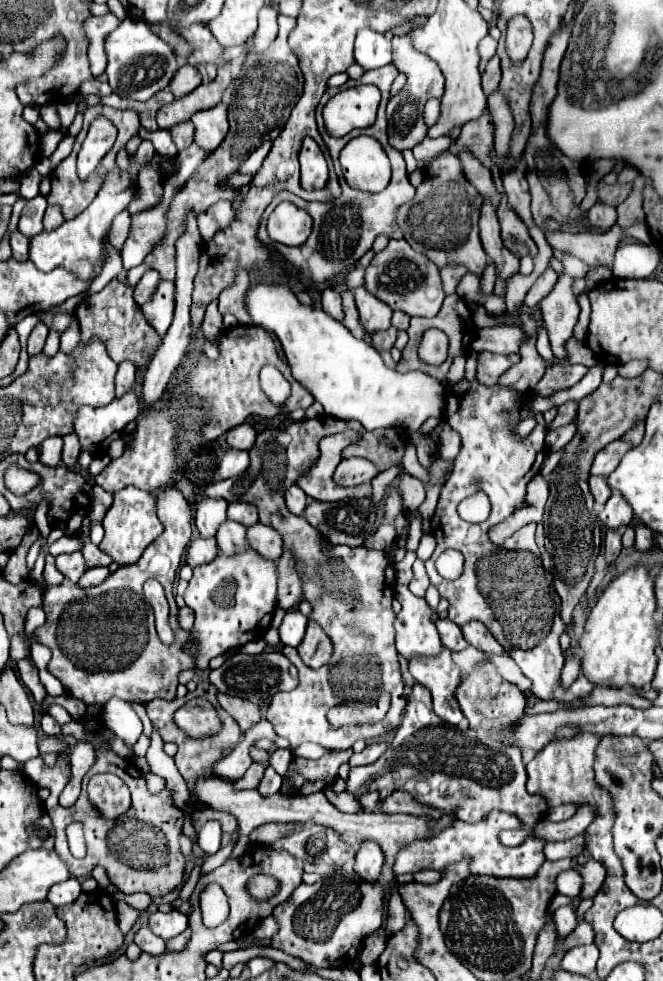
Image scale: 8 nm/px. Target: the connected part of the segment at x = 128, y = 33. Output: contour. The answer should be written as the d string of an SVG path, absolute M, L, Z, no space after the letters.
M128 16L112 34L106 36L104 48L108 58L108 68L106 68L108 82L114 94L122 98L148 100L156 92L164 90L178 70L178 62L170 46L160 38L156 38L140 18Z

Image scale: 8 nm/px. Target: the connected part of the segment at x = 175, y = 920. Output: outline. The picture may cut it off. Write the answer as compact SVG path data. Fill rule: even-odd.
M154 912L148 918L150 930L162 940L170 940L188 928L188 916L182 912Z

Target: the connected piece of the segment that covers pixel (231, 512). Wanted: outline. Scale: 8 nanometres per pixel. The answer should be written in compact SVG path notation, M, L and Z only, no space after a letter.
M244 502L242 504L230 504L228 506L228 518L234 520L234 522L240 522L246 528L258 524L256 506L250 506L250 504L244 504Z

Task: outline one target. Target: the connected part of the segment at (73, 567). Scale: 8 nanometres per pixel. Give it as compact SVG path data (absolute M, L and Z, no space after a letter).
M72 552L72 554L60 554L60 556L56 556L56 566L58 566L58 570L70 582L78 582L78 578L82 576L82 572L86 570L82 552Z

